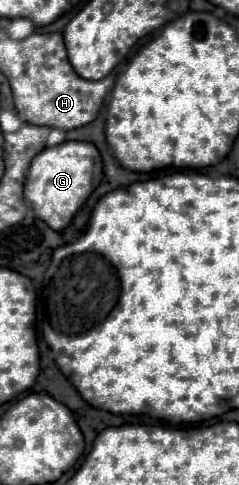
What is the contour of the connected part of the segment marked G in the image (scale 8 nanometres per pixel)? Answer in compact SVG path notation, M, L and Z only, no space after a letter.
M65 141L35 155L35 161L31 161L25 181L25 201L31 203L35 215L51 229L65 229L77 209L101 183L101 177L103 167L97 147L87 141Z

